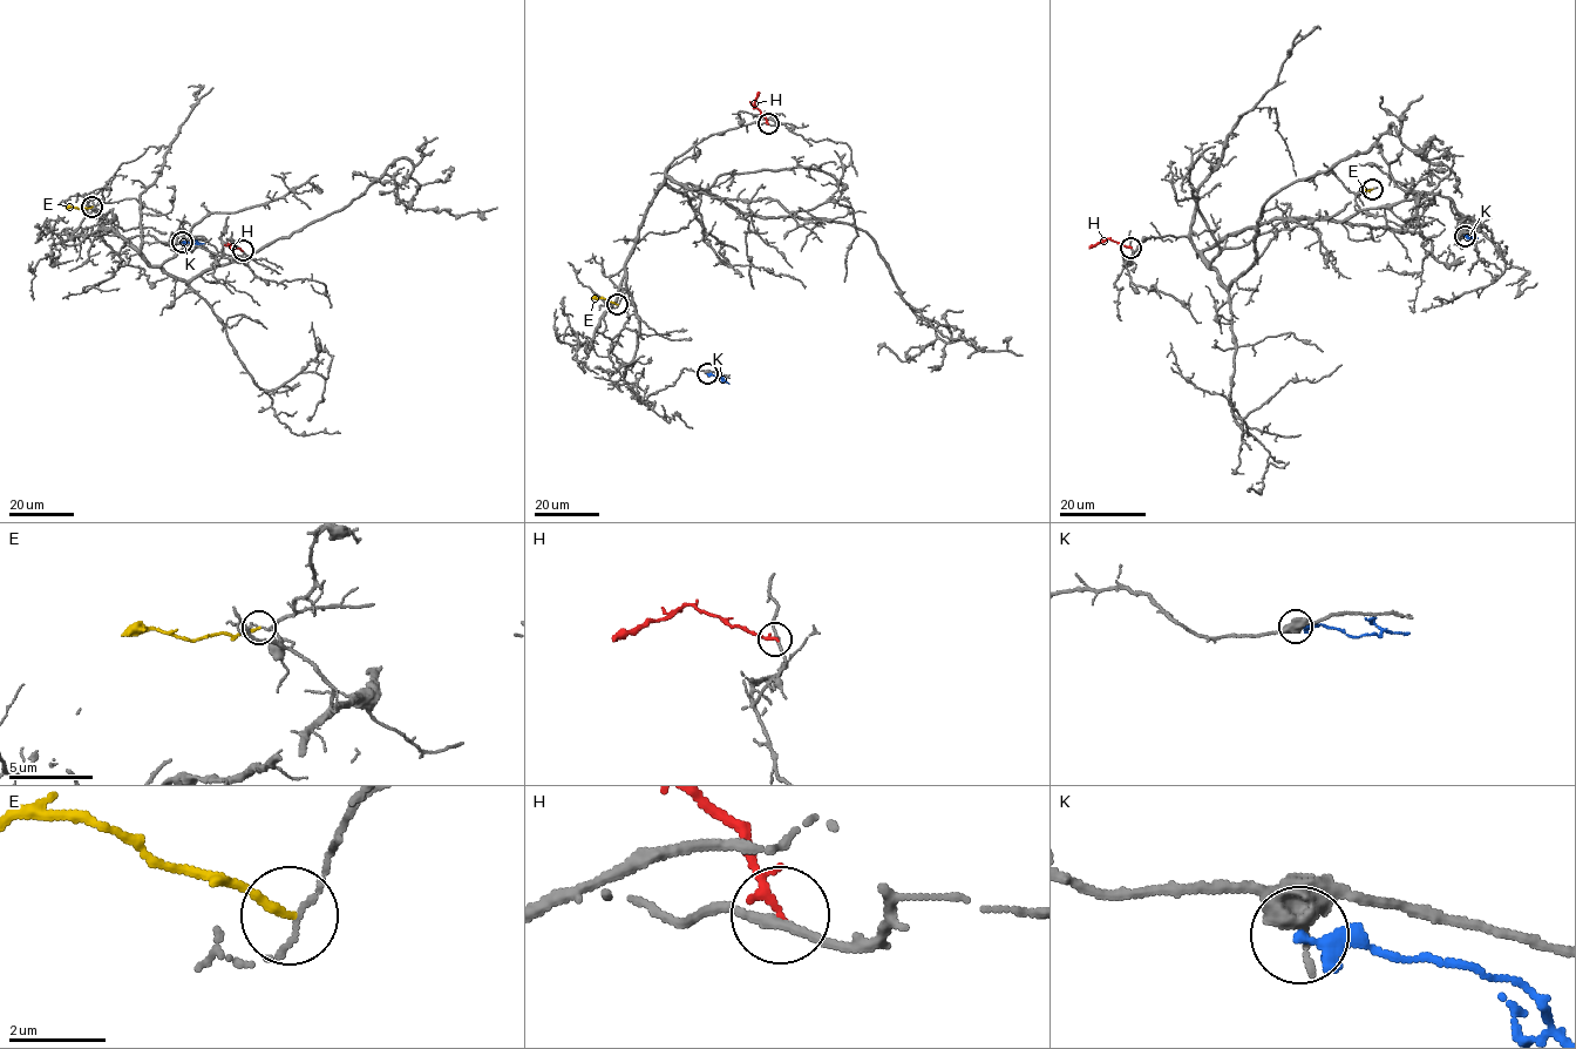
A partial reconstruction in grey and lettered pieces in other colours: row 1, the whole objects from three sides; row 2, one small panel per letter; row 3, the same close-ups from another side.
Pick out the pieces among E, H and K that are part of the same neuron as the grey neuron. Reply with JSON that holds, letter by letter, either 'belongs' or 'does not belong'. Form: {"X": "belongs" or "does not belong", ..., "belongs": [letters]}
{"E": "does not belong", "H": "does not belong", "K": "does not belong", "belongs": []}

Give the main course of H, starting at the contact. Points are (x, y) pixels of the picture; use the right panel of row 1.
H: (1130, 246), (1107, 238), (1089, 248)

